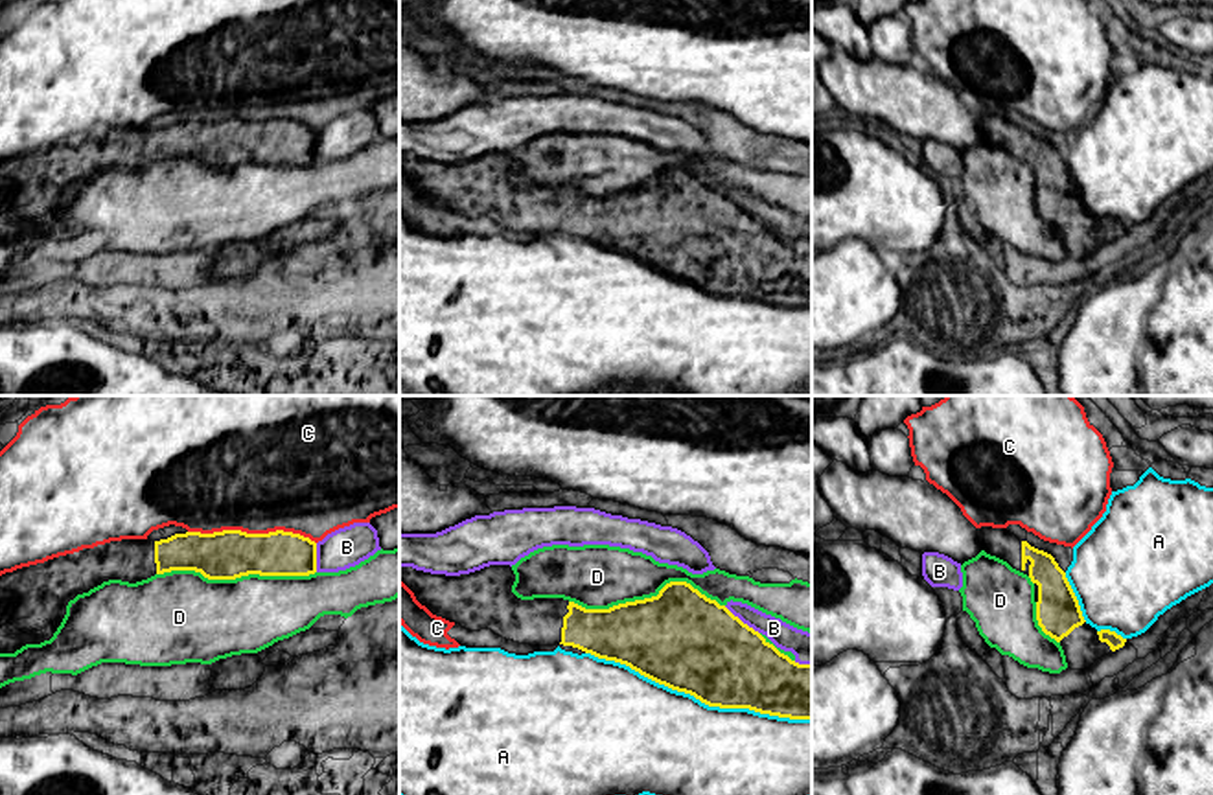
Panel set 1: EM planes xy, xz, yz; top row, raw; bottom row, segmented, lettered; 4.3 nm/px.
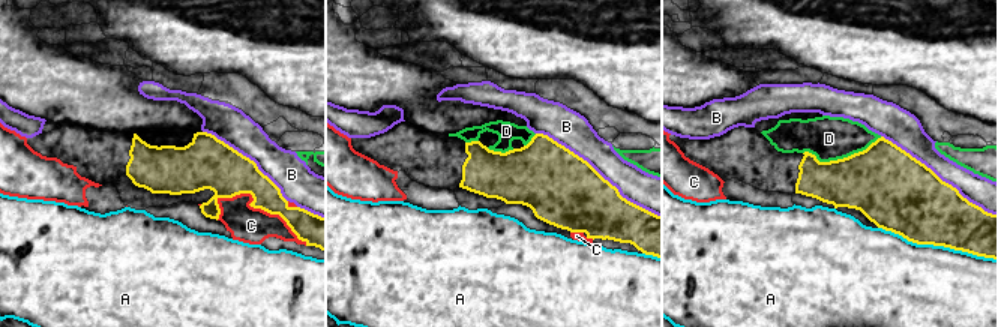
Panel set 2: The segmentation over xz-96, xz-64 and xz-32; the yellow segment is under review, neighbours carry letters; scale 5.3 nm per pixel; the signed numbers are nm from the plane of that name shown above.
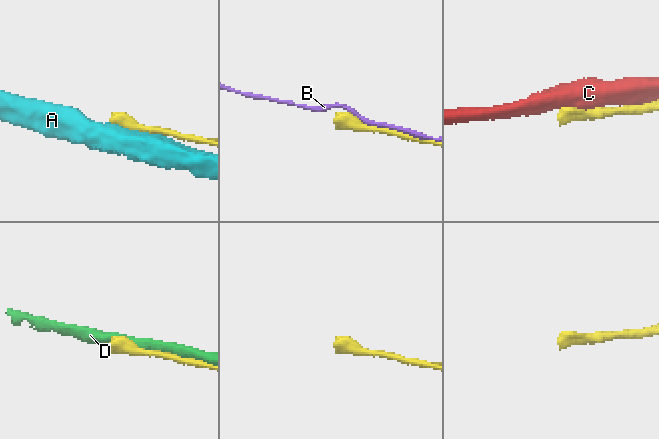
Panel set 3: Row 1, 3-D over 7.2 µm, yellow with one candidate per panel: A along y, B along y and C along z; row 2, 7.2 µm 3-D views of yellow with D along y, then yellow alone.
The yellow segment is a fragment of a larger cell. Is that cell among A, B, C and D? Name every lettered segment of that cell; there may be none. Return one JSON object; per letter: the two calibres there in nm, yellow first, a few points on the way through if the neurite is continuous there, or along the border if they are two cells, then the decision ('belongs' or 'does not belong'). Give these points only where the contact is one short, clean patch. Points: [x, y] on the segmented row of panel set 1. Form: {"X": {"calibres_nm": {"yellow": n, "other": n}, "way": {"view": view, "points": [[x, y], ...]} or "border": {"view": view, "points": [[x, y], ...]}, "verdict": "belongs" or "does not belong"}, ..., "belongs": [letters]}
{"A": {"calibres_nm": {"yellow": 420, "other": 460}, "verdict": "does not belong"}, "B": {"calibres_nm": {"yellow": 420, "other": 120}, "verdict": "does not belong"}, "C": {"calibres_nm": {"yellow": 220, "other": 480}, "verdict": "does not belong"}, "D": {"calibres_nm": {"yellow": 220, "other": 360}, "verdict": "does not belong"}, "belongs": []}

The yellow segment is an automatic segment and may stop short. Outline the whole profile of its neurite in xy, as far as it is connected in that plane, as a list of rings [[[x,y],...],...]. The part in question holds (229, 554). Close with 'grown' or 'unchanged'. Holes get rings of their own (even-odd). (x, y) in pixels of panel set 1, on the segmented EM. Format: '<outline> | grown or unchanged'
[[[223,530],[214,534],[186,532],[168,539],[121,539],[98,545],[6,572],[0,576],[0,653],[15,653],[26,644],[50,640],[61,626],[66,605],[109,580],[136,583],[171,570],[195,570],[208,580],[260,576],[309,576],[317,572],[317,543],[293,532],[247,534]]] | grown

